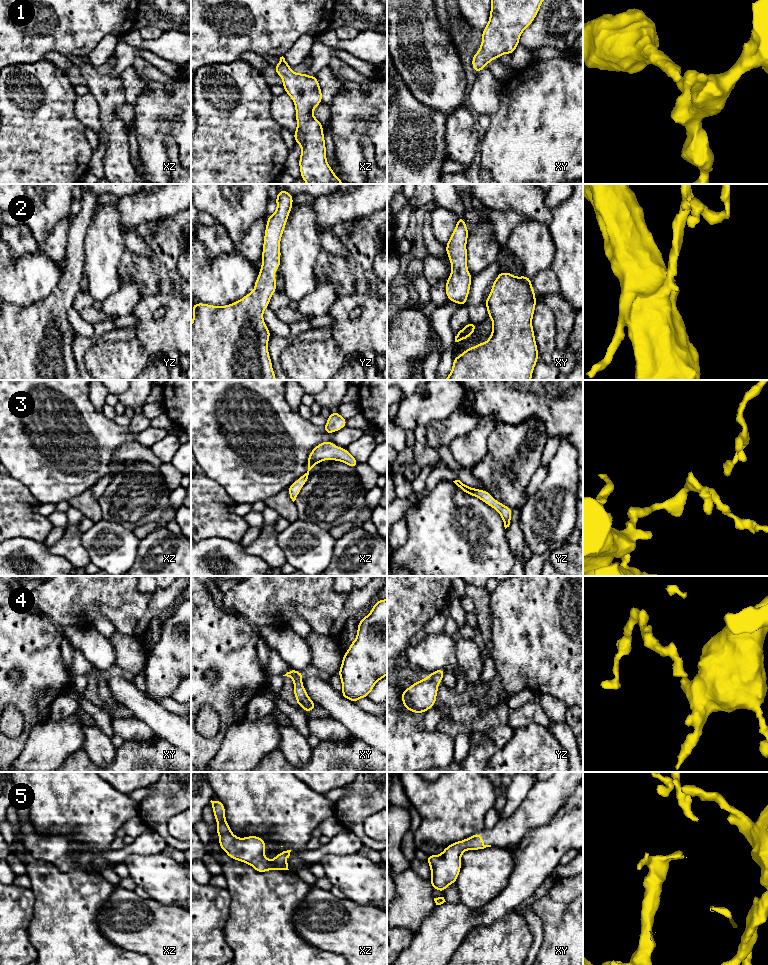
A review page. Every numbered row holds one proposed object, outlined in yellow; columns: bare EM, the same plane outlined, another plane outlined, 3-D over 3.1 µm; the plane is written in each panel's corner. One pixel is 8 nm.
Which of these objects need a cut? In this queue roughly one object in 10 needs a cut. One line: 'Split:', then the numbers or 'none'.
Split: none

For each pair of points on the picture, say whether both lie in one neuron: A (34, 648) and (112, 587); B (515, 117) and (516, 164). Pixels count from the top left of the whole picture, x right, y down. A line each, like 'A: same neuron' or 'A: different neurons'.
A: different neurons
B: same neuron

